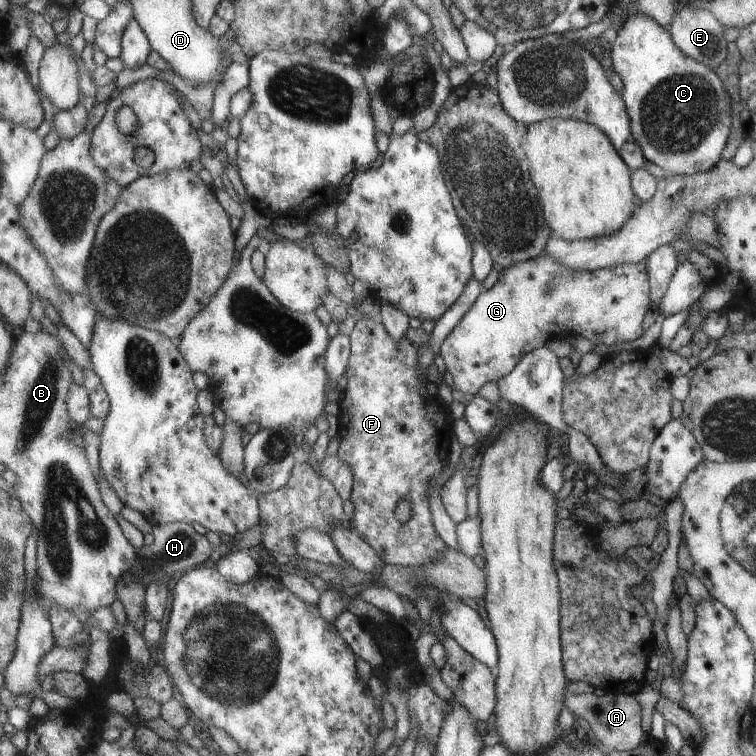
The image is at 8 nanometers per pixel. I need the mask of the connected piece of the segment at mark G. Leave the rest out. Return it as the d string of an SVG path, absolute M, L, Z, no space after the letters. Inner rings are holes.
M547 254L517 262L501 271L491 288L483 289L443 340L438 354L447 366L444 378L457 391L474 396L486 382L506 377L525 354L542 347L549 338L567 338L573 332L581 334L593 345L611 346L617 342L634 341L643 334L641 324L650 301L645 261L593 272L569 270Z

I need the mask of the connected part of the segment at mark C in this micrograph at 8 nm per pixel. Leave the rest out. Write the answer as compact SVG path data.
M633 14L629 16L629 20L623 22L623 28L619 28L619 32L610 39L611 47L611 62L613 64L613 70L617 73L617 76L623 83L621 95L623 102L627 102L627 114L631 114L631 128L635 130L635 138L639 138L639 146L643 146L642 154L647 154L647 161L655 164L665 174L677 174L677 175L691 175L694 173L703 173L707 170L714 169L719 154L726 147L727 134L729 133L729 96L725 88L721 86L721 80L717 80L717 75L709 67L704 66L702 63L697 63L694 59L688 58L682 51L679 51L675 47L674 40L671 39L668 28L661 27L654 19L649 18L645 14Z

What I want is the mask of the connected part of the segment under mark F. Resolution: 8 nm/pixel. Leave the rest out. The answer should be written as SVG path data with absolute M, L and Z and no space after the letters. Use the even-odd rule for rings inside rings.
M366 317L355 322L348 338L351 352L343 372L347 384L334 411L339 420L337 456L353 472L353 489L348 497L354 511L351 530L375 550L384 564L427 566L437 560L446 546L434 530L427 490L431 478L441 472L445 458L449 458L450 442L454 440L450 406L433 396L427 383L423 384L419 378L418 347L414 343L405 337L395 342L381 323ZM401 499L407 500L411 507L411 516L405 522L398 522L393 516L393 509Z

